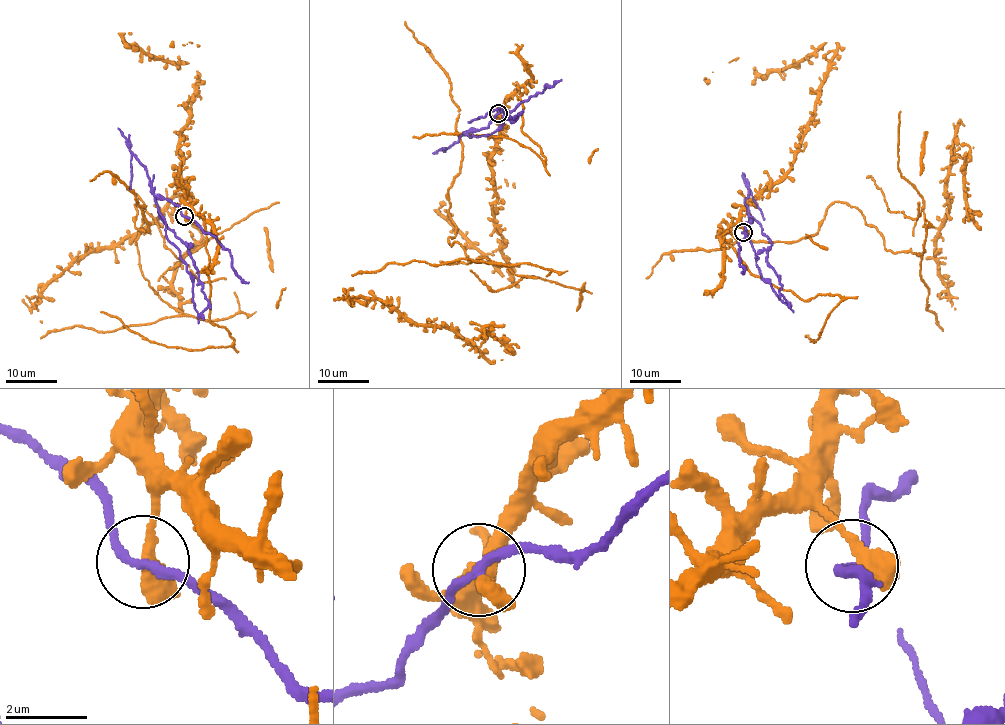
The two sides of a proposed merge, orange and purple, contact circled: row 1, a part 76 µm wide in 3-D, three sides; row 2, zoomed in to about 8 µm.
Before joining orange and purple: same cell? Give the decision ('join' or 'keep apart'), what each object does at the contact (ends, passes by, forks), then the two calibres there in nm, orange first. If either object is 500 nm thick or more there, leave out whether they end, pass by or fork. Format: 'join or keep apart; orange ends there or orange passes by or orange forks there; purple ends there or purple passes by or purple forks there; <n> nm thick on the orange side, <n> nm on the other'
keep apart; orange passes by; purple passes by; 360 nm thick on the orange side, 200 nm on the other

